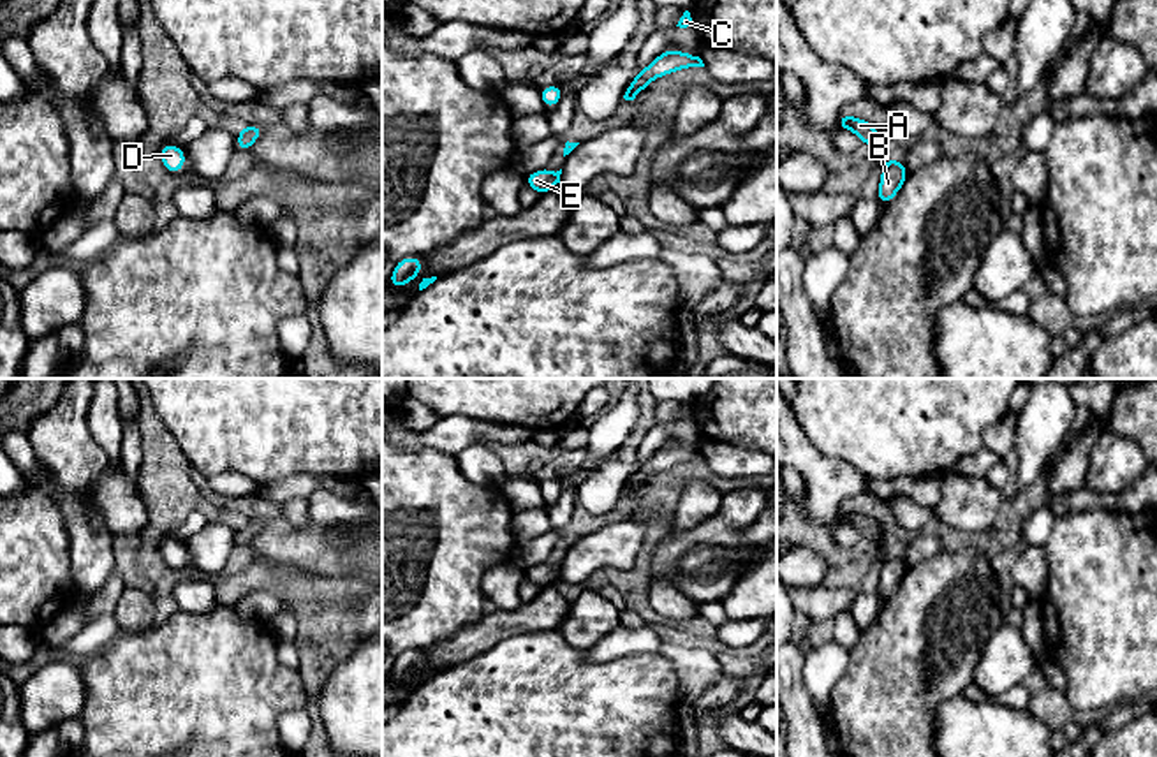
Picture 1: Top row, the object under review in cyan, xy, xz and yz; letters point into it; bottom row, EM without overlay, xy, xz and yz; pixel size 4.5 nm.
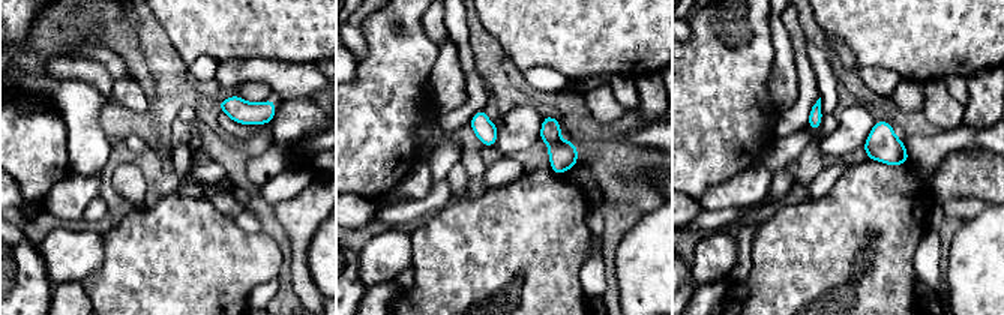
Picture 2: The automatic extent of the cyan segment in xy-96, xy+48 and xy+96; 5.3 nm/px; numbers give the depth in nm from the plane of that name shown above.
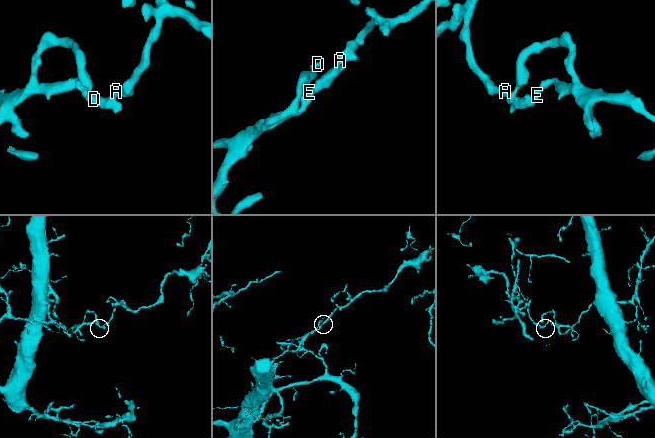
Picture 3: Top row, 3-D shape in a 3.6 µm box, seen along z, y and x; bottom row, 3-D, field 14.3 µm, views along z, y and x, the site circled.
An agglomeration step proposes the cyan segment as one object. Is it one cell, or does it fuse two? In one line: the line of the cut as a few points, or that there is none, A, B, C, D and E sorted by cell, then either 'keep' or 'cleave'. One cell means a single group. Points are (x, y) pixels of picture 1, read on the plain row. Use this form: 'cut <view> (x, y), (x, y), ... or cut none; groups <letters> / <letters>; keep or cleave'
cut none; groups A B C D E; keep

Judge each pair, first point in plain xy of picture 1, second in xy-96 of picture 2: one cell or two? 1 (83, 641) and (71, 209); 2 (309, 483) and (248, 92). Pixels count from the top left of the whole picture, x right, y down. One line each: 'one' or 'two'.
1: two
2: two

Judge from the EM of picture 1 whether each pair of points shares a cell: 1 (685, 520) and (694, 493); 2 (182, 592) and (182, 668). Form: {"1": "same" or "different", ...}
{"1": "same", "2": "different"}

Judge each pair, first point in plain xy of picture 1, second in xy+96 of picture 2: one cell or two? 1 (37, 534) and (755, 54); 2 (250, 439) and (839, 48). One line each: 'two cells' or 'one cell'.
1: one cell
2: two cells

